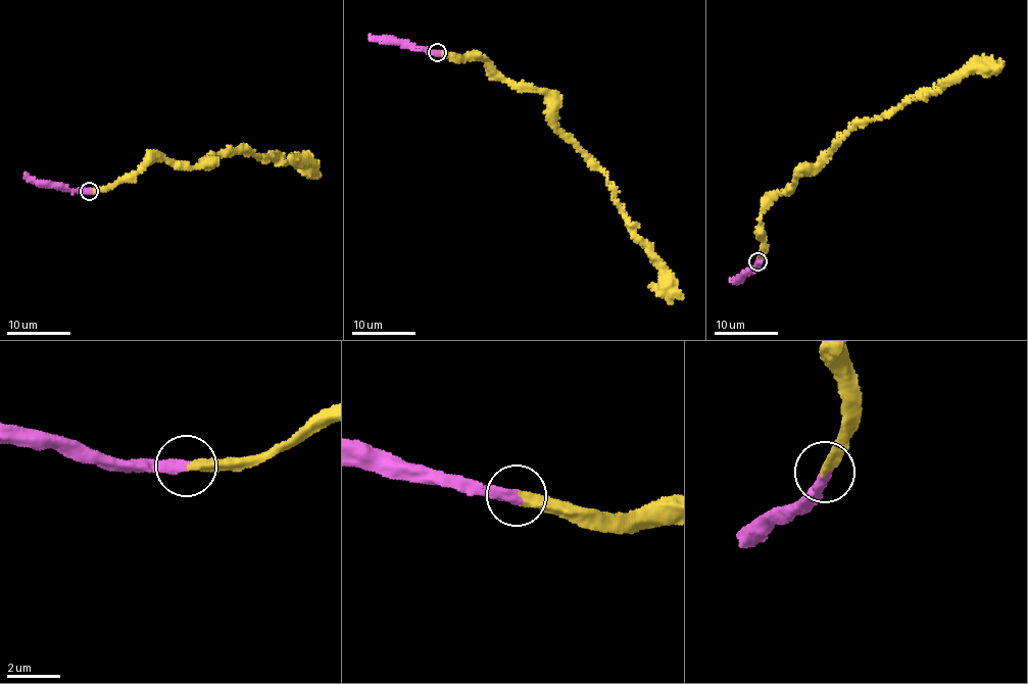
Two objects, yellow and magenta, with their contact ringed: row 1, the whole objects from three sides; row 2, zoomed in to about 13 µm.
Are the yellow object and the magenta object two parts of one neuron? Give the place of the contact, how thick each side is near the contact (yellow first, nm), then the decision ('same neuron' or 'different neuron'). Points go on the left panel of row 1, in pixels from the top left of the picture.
place (89, 191); calibres 360 and 440 nm; same neuron

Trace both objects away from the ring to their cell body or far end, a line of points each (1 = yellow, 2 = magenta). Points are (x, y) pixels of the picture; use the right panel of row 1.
1: (757, 262), (763, 210), (855, 126), (884, 117), (909, 101), (927, 97), (968, 71), (991, 71), (1002, 61)
2: (757, 262), (740, 281), (730, 280)

